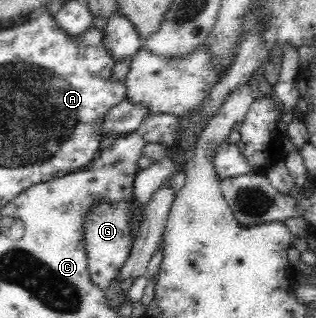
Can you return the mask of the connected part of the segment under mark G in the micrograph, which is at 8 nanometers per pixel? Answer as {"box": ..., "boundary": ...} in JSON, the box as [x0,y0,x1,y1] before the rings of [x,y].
{"box":[84,203,137,291],"boundary":[[[101,203],[86,216],[84,227],[86,230],[86,251],[88,252],[88,269],[93,283],[104,291],[118,276],[120,268],[130,254],[131,226],[133,226],[133,212],[137,208],[135,203]]]}

